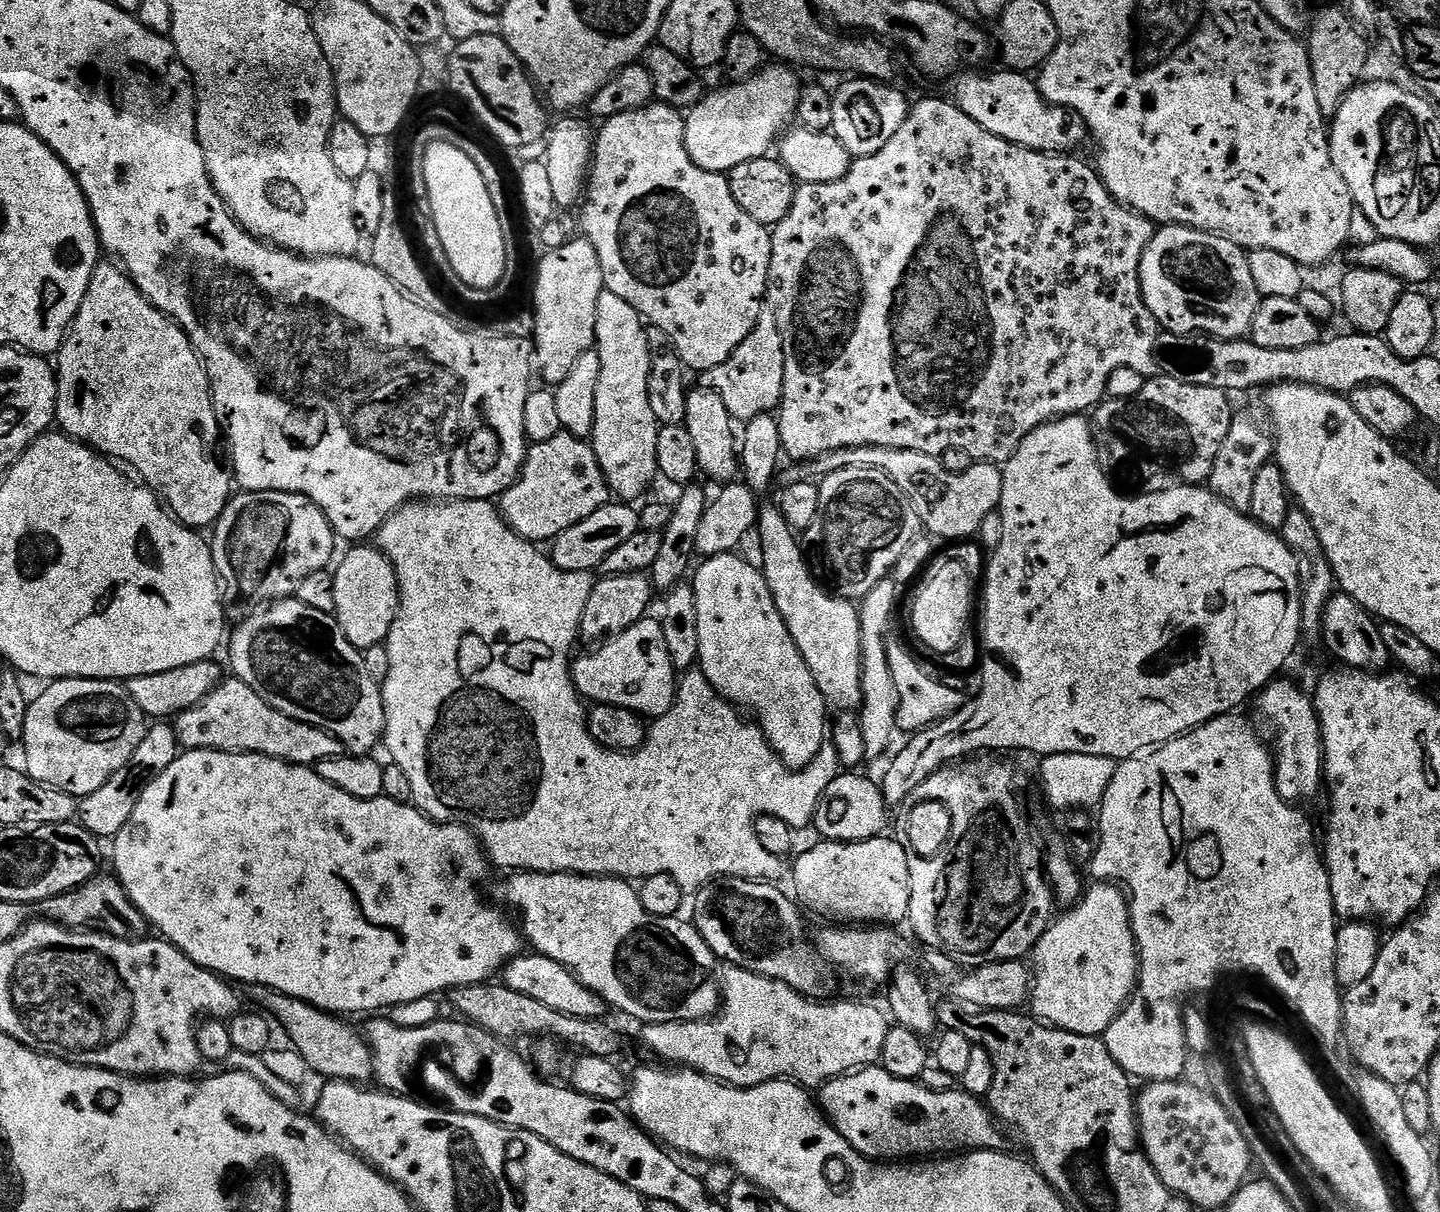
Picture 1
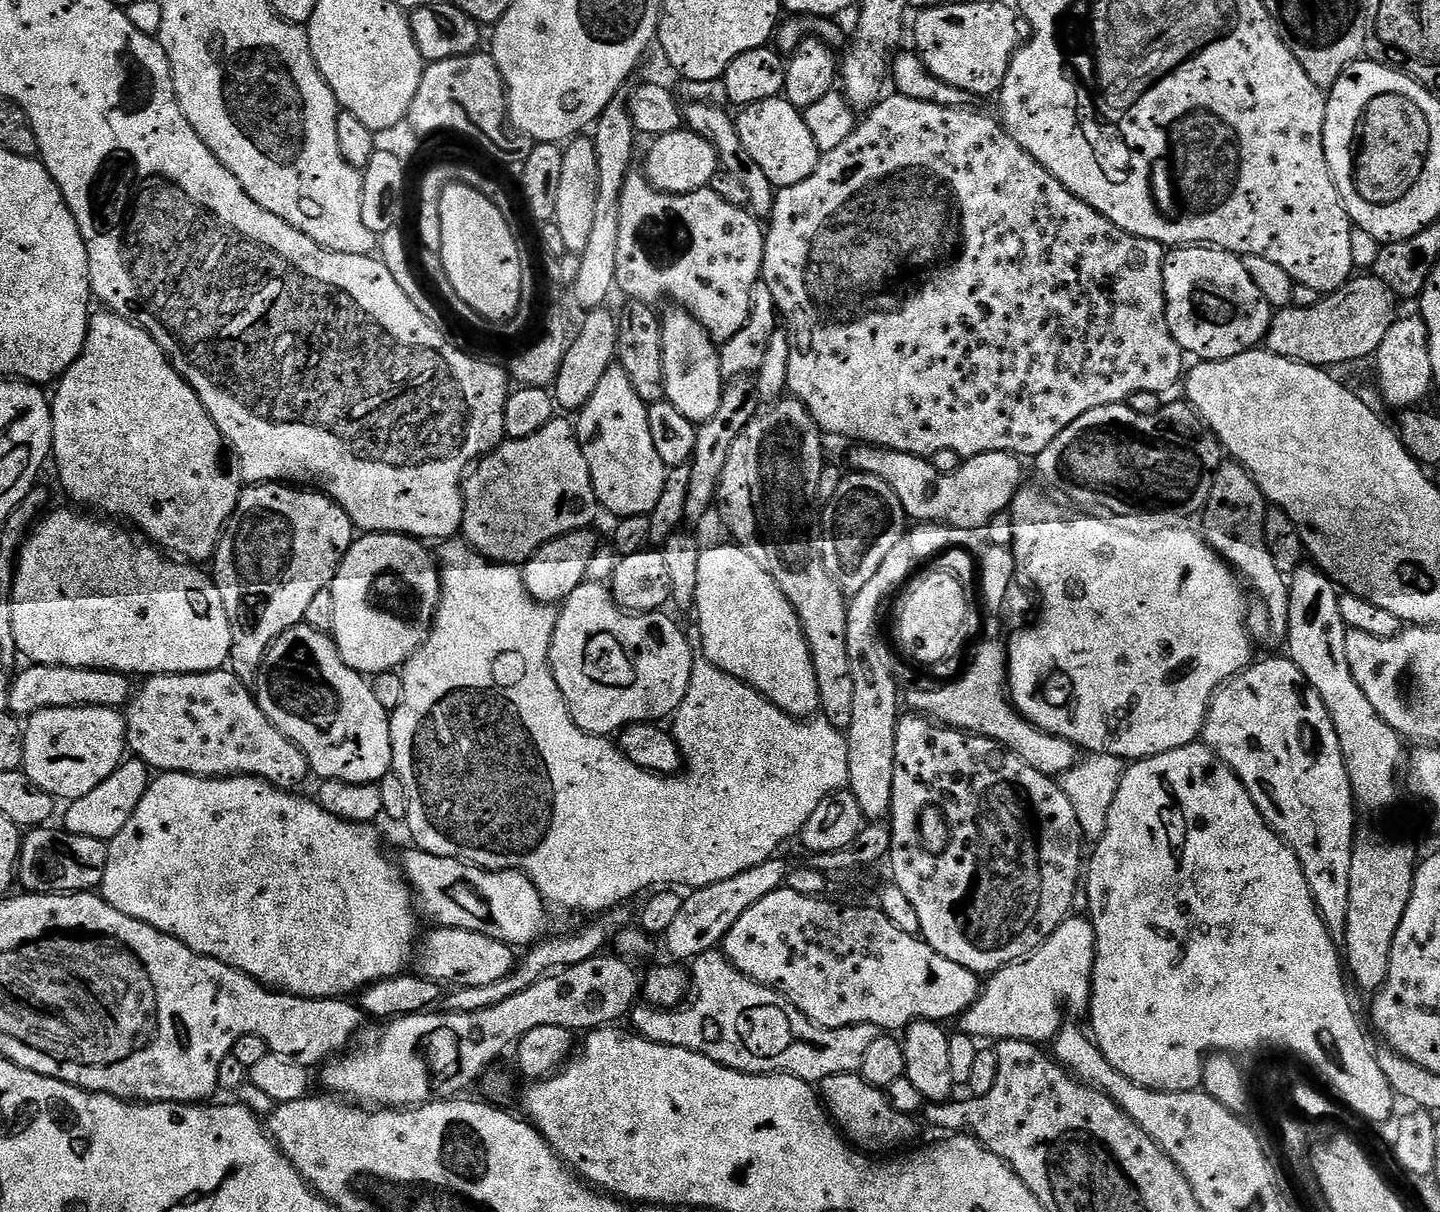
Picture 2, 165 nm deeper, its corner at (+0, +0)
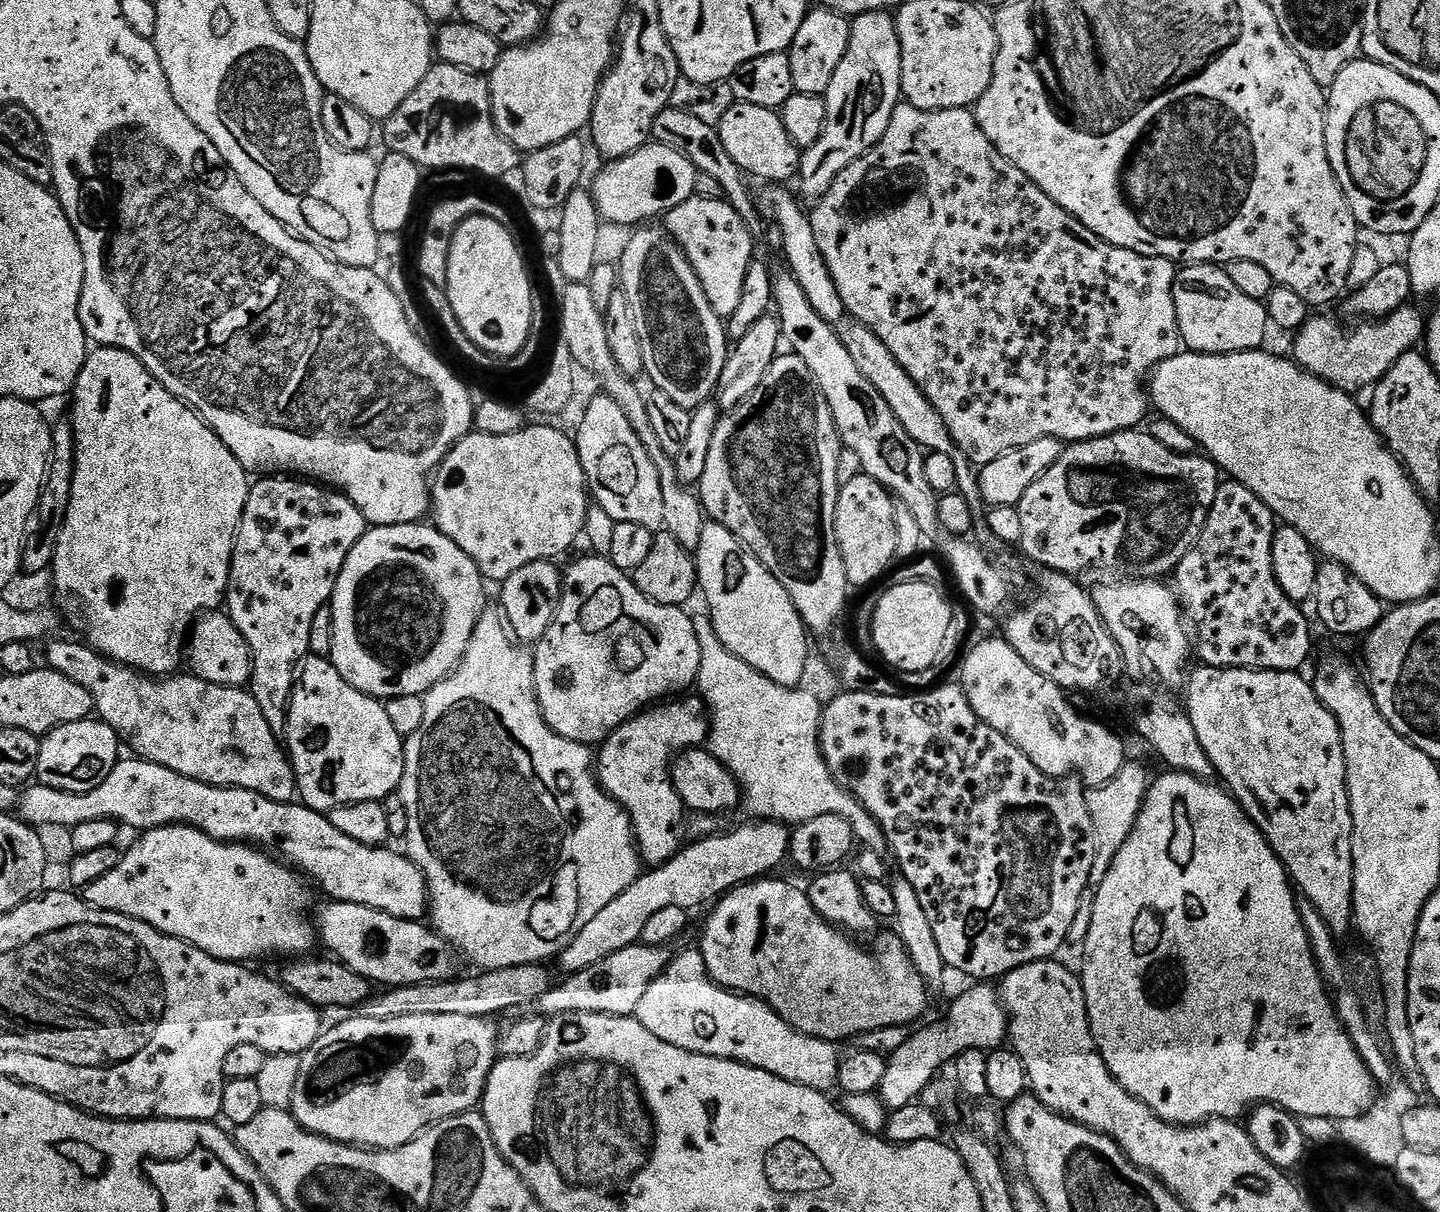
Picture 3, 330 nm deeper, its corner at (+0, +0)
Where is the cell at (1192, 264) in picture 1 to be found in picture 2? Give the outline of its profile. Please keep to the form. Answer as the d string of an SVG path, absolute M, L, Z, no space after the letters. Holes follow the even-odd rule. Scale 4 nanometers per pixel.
M1173 248L1164 258L1164 297L1170 334L1197 361L1225 360L1253 351L1265 339L1274 310L1246 274L1243 259L1224 248Z

